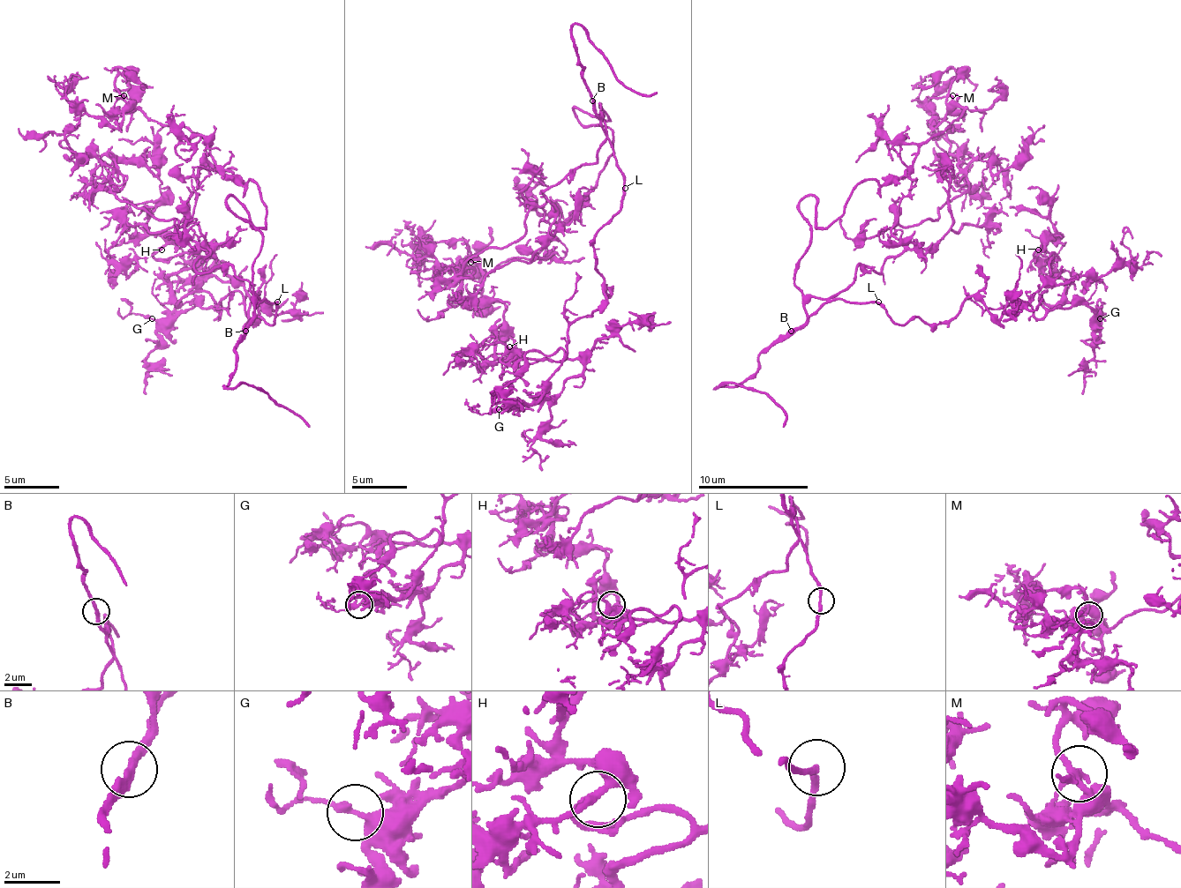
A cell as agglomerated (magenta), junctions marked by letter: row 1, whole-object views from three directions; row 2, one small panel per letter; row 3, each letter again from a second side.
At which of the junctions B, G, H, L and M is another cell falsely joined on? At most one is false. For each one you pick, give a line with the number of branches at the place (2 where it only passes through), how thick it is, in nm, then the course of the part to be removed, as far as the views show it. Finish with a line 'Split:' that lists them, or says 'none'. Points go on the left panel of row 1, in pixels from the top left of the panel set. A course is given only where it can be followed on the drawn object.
Split: none

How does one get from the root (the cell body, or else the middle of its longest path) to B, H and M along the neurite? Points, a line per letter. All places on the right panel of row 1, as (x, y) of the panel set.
B: (878, 304), (876, 302), (831, 299), (821, 304), (790, 332)
H: (878, 304), (947, 324), (974, 296), (999, 317), (1007, 290), (1041, 317), (1065, 282), (1038, 249)
M: (878, 304), (807, 296), (796, 263), (859, 183), (895, 181), (964, 112), (952, 95)

